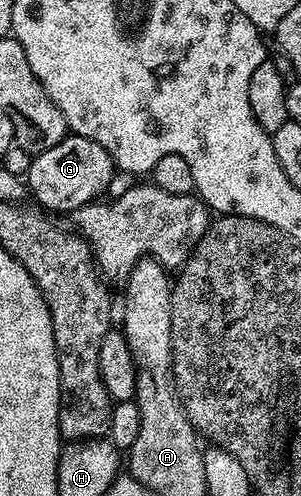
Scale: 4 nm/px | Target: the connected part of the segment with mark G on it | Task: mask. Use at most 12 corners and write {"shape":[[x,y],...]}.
{"shape":[[69,133],[32,156],[27,191],[46,212],[104,196],[113,158]]}

